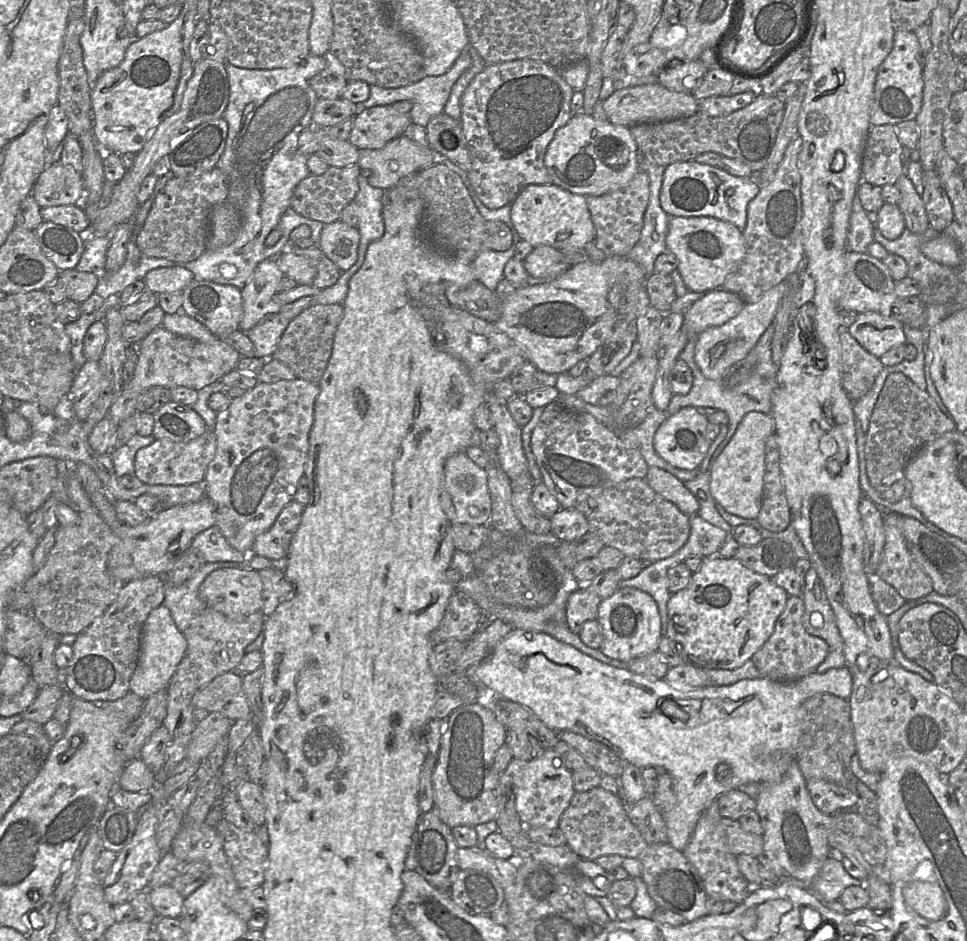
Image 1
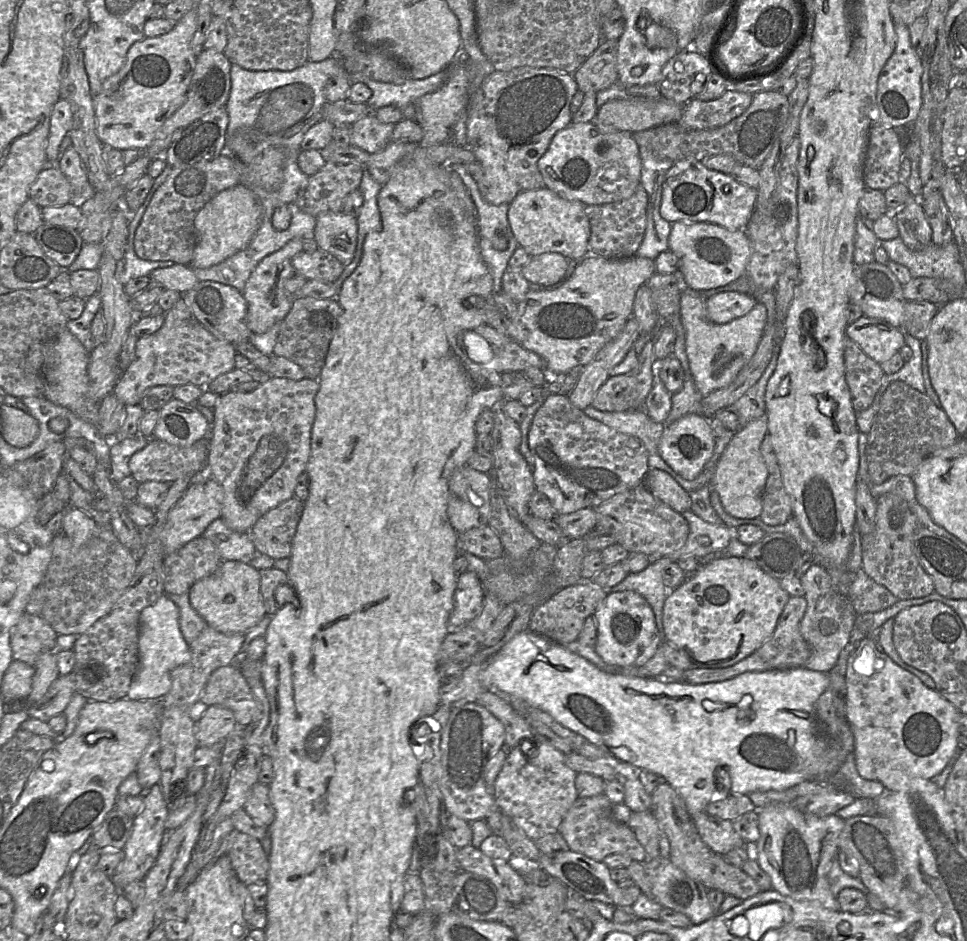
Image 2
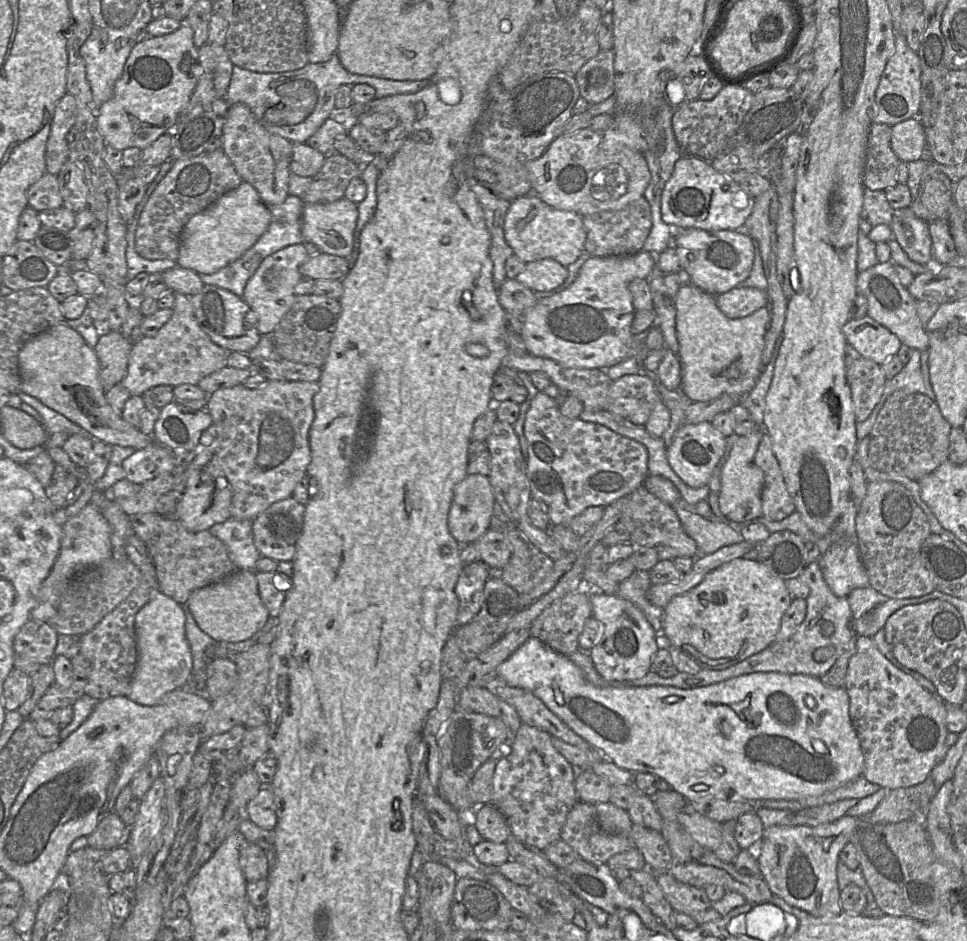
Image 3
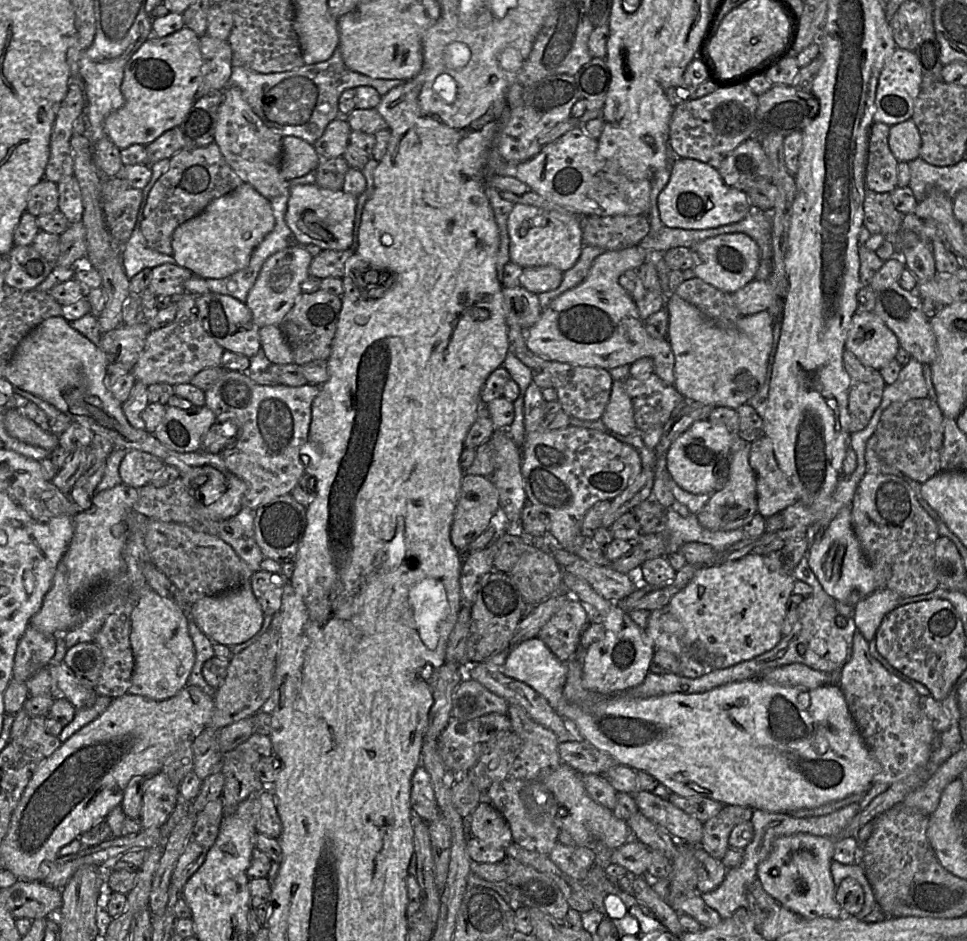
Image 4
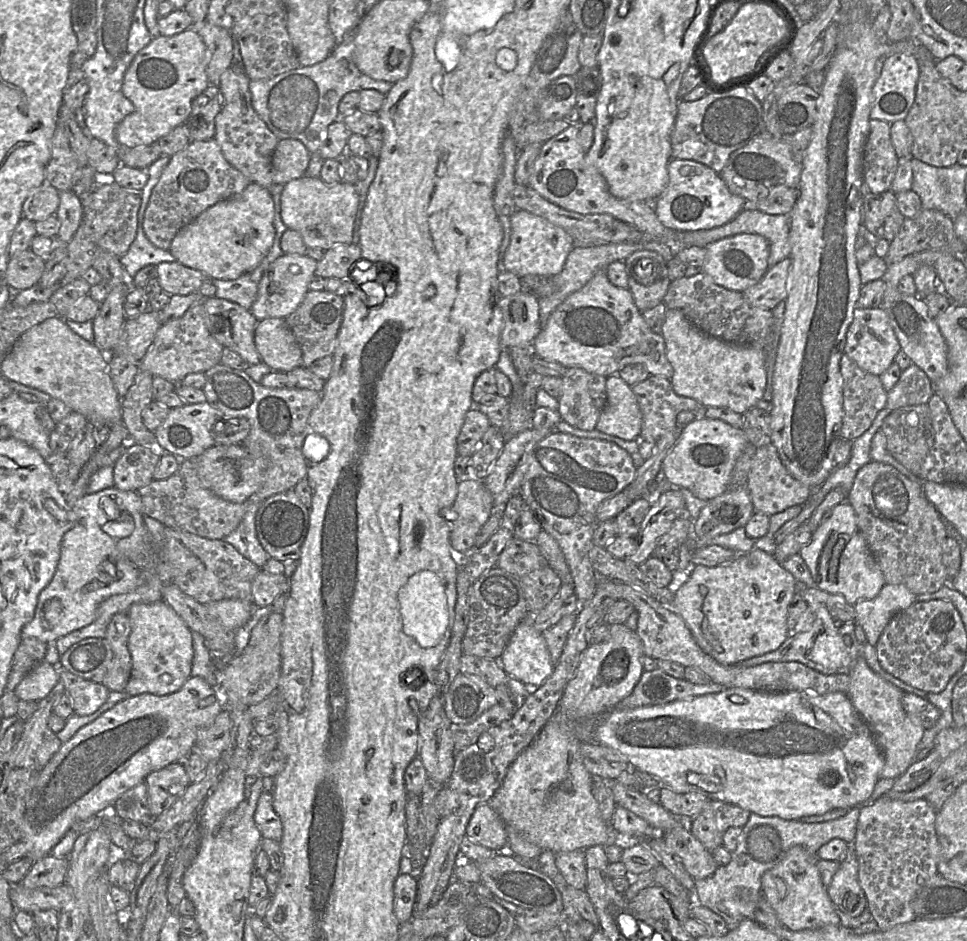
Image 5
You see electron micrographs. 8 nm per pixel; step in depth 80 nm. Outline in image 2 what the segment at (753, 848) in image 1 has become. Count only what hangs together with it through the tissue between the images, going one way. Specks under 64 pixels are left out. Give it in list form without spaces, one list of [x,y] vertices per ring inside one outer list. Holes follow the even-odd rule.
[[[705,812],[695,814],[692,817],[692,820],[702,841],[713,852],[719,855],[724,855],[735,848],[746,847],[746,842],[734,830],[732,821],[712,817]]]

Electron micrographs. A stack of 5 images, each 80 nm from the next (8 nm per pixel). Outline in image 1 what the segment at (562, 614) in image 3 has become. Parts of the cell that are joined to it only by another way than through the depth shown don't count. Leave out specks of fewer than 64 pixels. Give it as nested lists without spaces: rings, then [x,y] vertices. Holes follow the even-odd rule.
[[[579,582],[579,588],[569,596],[566,605],[567,625],[577,635],[586,621],[596,619],[603,600],[595,592],[583,587],[584,584]]]

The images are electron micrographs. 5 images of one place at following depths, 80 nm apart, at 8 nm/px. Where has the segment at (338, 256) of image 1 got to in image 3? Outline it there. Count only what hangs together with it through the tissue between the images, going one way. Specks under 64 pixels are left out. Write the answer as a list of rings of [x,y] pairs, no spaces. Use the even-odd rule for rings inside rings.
[[[344,197],[331,203],[305,204],[301,220],[304,241],[317,245],[323,253],[348,258],[357,217],[357,204]]]

